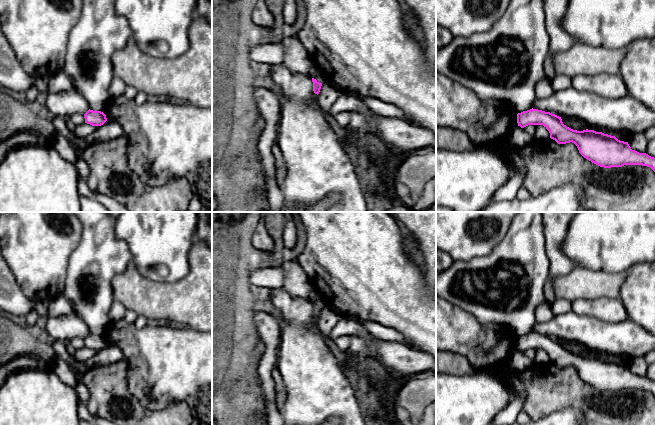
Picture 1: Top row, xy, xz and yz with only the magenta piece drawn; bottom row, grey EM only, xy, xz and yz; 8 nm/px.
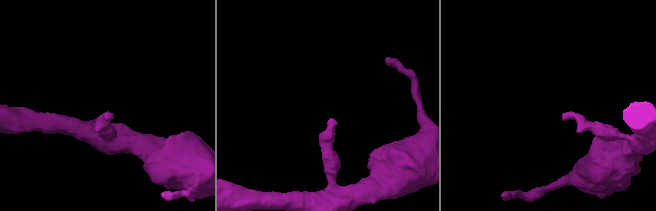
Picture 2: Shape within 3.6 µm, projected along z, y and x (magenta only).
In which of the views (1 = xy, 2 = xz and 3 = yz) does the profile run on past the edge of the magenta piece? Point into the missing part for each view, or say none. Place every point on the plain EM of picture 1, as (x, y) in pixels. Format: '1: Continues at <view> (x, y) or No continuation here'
1: No continuation here
2: No continuation here
3: No continuation here

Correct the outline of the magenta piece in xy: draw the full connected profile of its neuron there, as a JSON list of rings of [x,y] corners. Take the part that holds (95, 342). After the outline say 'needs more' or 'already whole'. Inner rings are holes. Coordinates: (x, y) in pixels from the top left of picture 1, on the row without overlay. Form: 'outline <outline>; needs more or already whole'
outline [[[90,333],[84,338],[84,342],[85,347],[92,350],[101,350],[107,345],[106,339],[103,336]]]; already whole

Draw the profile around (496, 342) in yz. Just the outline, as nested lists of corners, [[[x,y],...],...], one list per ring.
[[[436,296],[436,351],[467,357],[475,369],[507,364],[516,337],[497,324],[482,325],[472,314]]]

